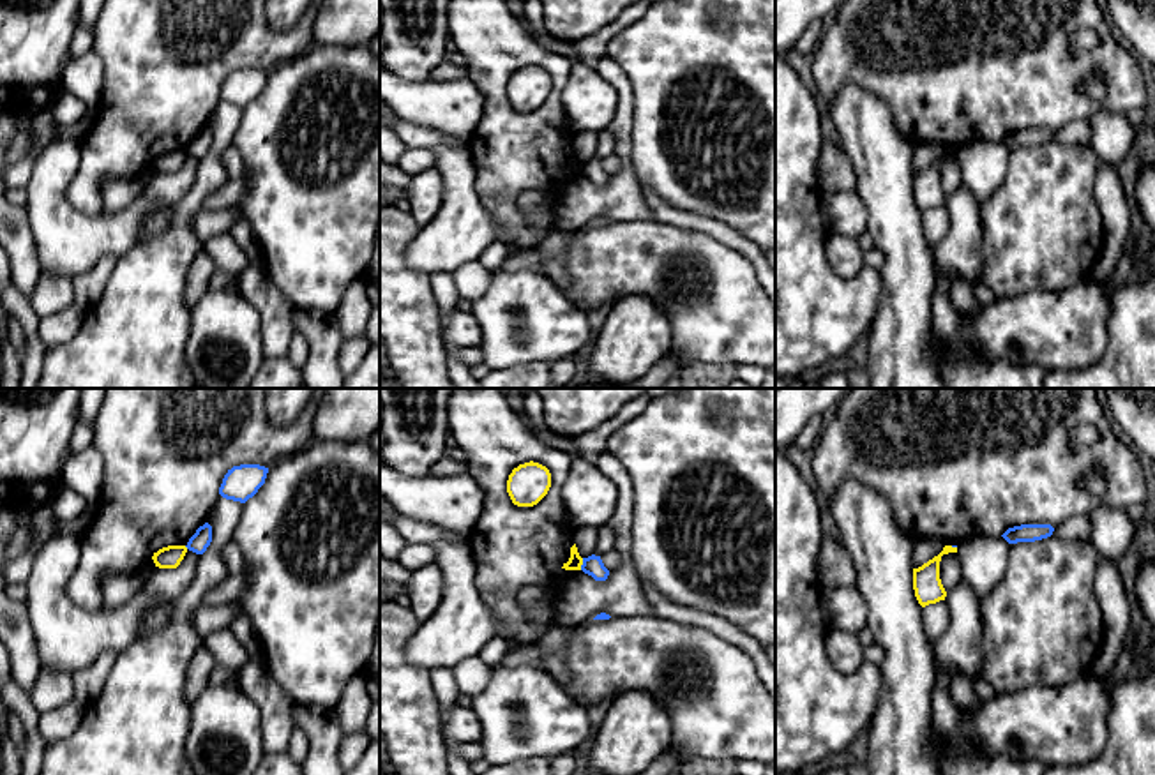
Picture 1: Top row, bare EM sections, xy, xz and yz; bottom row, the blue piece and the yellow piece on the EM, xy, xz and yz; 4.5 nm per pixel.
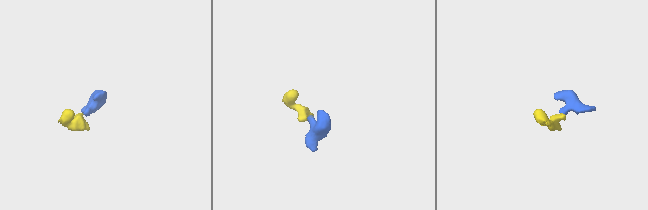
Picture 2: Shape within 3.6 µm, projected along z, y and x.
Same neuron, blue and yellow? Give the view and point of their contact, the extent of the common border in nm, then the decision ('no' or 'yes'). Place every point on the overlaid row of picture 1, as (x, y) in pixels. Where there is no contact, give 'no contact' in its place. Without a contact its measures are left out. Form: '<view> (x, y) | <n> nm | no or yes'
xz (583, 564) | 60 nm | no

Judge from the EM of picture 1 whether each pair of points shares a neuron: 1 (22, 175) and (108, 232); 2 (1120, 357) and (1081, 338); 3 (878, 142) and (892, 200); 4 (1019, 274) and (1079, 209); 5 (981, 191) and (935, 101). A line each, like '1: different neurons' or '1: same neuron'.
1: different neurons
2: different neurons
3: same neuron
4: same neuron
5: different neurons

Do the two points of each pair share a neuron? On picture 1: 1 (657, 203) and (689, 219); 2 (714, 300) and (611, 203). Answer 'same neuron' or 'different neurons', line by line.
1: same neuron
2: different neurons

